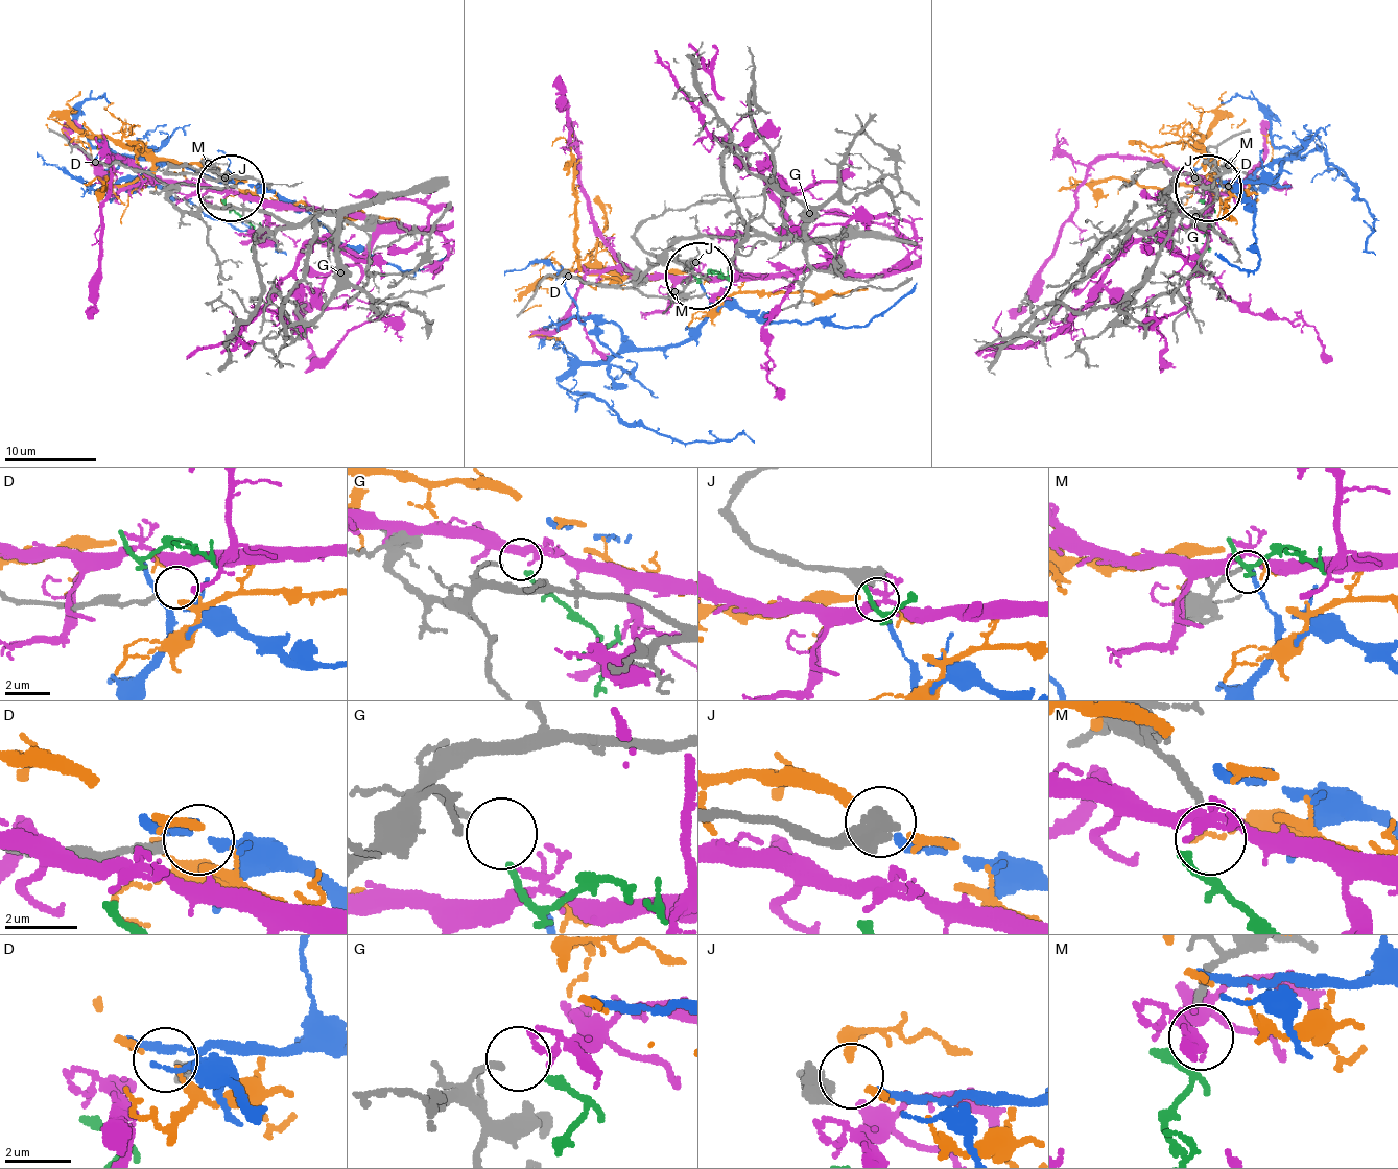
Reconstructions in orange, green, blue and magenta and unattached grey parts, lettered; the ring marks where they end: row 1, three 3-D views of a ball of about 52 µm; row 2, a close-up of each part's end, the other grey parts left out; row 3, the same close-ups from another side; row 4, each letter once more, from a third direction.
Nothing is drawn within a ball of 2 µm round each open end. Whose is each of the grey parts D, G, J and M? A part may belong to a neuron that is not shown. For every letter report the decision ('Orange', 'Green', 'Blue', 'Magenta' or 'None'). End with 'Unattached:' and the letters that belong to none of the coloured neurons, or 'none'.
D: None
G: Green
J: Blue
M: None
Unattached: D, M

